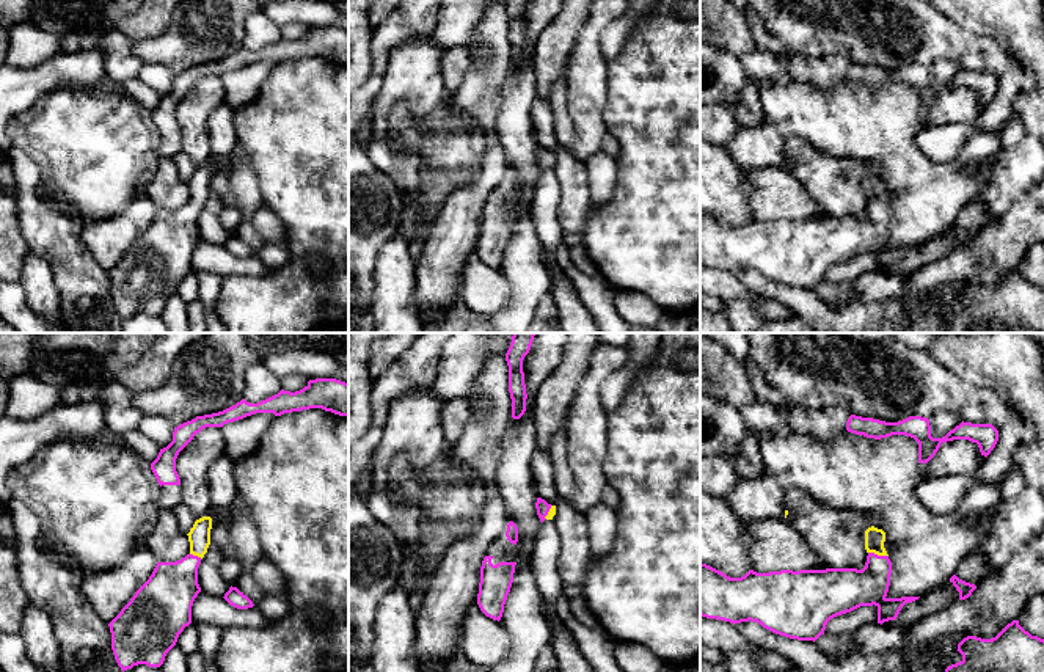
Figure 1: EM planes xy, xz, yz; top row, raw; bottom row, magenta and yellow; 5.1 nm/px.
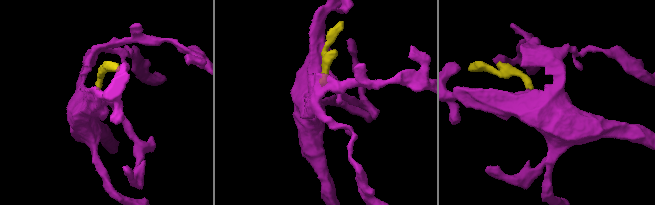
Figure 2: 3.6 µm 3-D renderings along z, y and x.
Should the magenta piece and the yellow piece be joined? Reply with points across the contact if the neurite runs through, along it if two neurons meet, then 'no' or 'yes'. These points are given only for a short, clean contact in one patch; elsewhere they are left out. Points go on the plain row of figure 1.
way yz (842, 237), (853, 236), (878, 204), (875, 186); yes

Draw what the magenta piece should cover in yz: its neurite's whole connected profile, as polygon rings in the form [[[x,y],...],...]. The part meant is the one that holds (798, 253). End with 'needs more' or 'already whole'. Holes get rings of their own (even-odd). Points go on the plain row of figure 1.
[[[874,174],[865,179],[865,198],[868,201],[865,215],[826,217],[826,218],[780,218],[757,221],[749,218],[741,226],[700,212],[700,264],[730,272],[757,270],[763,276],[798,289],[816,289],[824,283],[830,267],[851,261],[860,254],[878,256],[878,272],[895,268],[906,251],[920,245],[889,247],[892,210],[884,196],[885,181]]]; needs more

